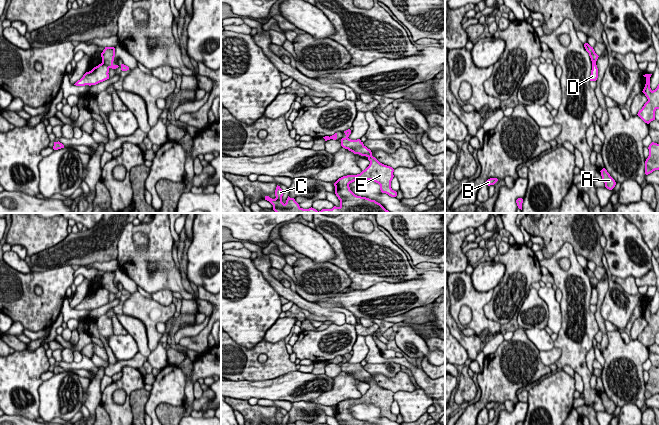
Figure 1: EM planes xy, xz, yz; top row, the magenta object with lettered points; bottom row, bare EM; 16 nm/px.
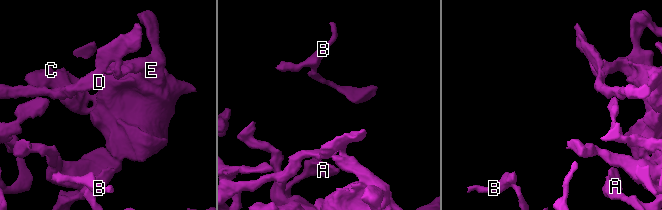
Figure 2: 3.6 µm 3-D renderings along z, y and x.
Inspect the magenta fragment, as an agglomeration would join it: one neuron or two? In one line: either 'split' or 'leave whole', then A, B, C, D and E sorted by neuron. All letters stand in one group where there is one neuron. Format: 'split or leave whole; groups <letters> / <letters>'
split; groups A B C E / D

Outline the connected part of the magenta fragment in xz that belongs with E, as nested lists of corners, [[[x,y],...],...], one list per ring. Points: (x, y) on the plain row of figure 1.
[[[351,354],[344,355],[346,361],[341,363],[341,370],[354,378],[366,380],[370,385],[369,390],[357,399],[347,399],[339,402],[335,407],[335,418],[340,425],[375,425],[366,421],[355,419],[349,411],[349,408],[361,404],[371,404],[380,409],[382,417],[386,417],[391,421],[396,421],[397,416],[391,412],[391,405],[394,401],[394,393],[390,390],[380,387],[375,381],[372,380],[372,376],[368,373],[360,363],[351,364],[349,359]]]

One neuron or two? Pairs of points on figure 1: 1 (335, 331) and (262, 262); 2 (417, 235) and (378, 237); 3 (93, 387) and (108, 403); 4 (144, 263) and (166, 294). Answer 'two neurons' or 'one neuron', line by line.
1: two neurons
2: two neurons
3: two neurons
4: two neurons

